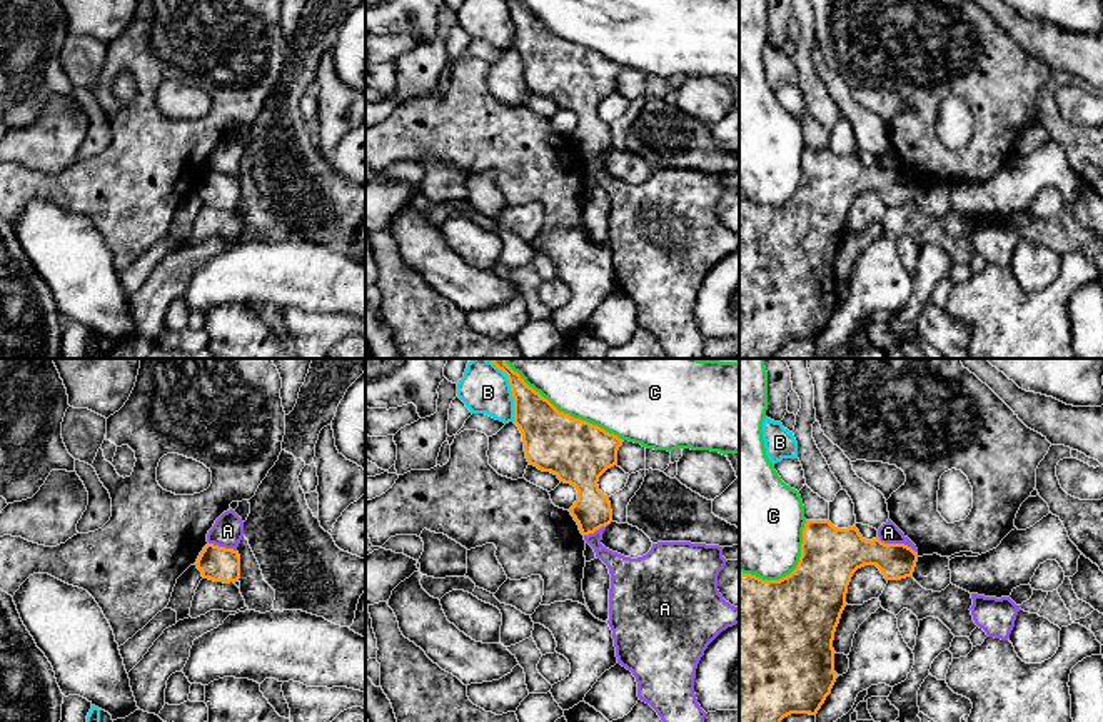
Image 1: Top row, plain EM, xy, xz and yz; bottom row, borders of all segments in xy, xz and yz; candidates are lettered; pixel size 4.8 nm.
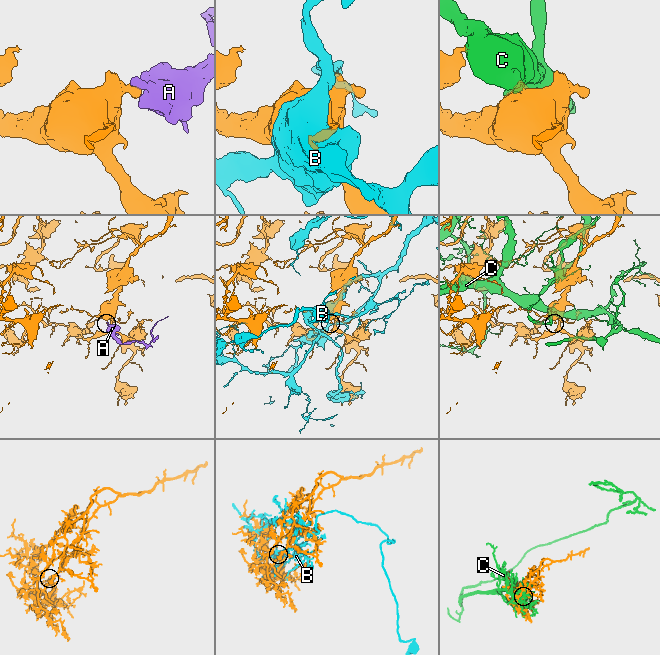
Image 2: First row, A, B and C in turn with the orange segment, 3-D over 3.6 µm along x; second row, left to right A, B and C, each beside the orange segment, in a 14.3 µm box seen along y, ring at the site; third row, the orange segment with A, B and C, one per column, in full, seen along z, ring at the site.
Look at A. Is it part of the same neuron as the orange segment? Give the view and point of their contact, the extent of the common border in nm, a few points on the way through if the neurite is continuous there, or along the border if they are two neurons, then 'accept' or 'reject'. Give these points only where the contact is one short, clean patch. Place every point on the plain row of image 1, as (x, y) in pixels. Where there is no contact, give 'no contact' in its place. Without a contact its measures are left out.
contact yz (896, 170); length 200 nm; border yz (878, 162), (885, 169), (903, 169), (915, 179); reject

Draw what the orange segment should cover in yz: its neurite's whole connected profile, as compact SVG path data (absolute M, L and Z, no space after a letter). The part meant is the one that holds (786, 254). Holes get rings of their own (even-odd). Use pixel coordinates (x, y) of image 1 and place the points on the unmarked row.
M806 147L796 195L779 207L739 198L739 358L774 358L791 340L816 342L836 308L834 258L846 233L853 200L876 192L886 207L913 203L918 180L904 170L866 167L853 152L838 155L829 147Z

